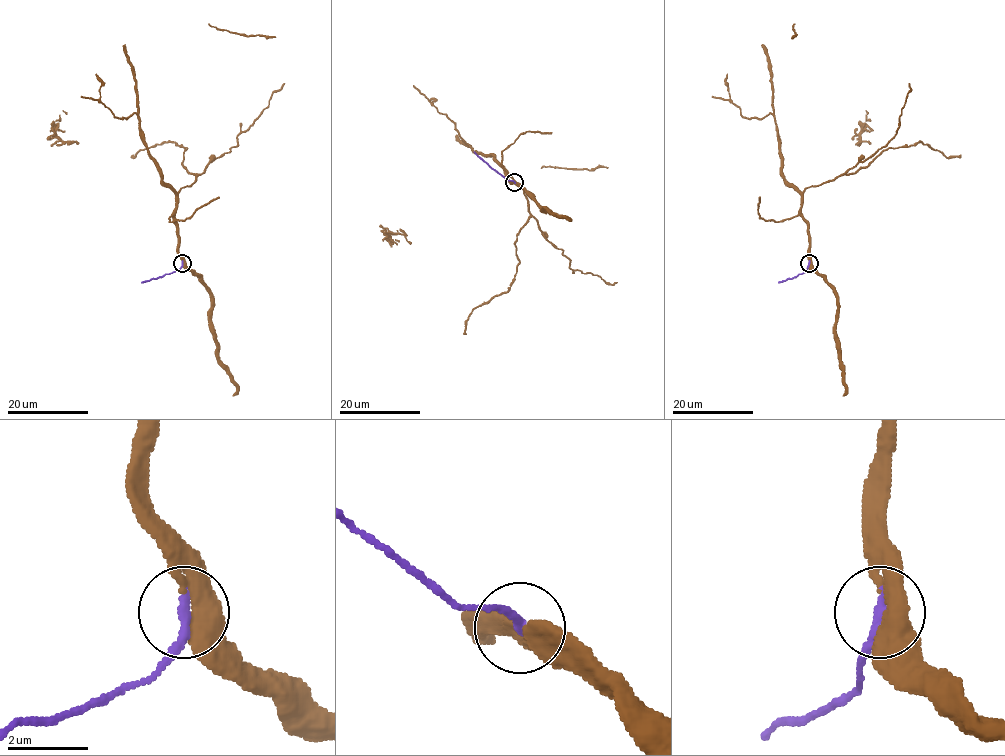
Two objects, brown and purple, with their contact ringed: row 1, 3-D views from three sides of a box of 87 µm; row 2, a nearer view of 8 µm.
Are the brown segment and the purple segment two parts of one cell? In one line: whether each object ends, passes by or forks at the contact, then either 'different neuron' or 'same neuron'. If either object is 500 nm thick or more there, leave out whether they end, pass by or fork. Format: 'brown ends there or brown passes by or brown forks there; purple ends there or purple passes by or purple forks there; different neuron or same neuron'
same neuron

